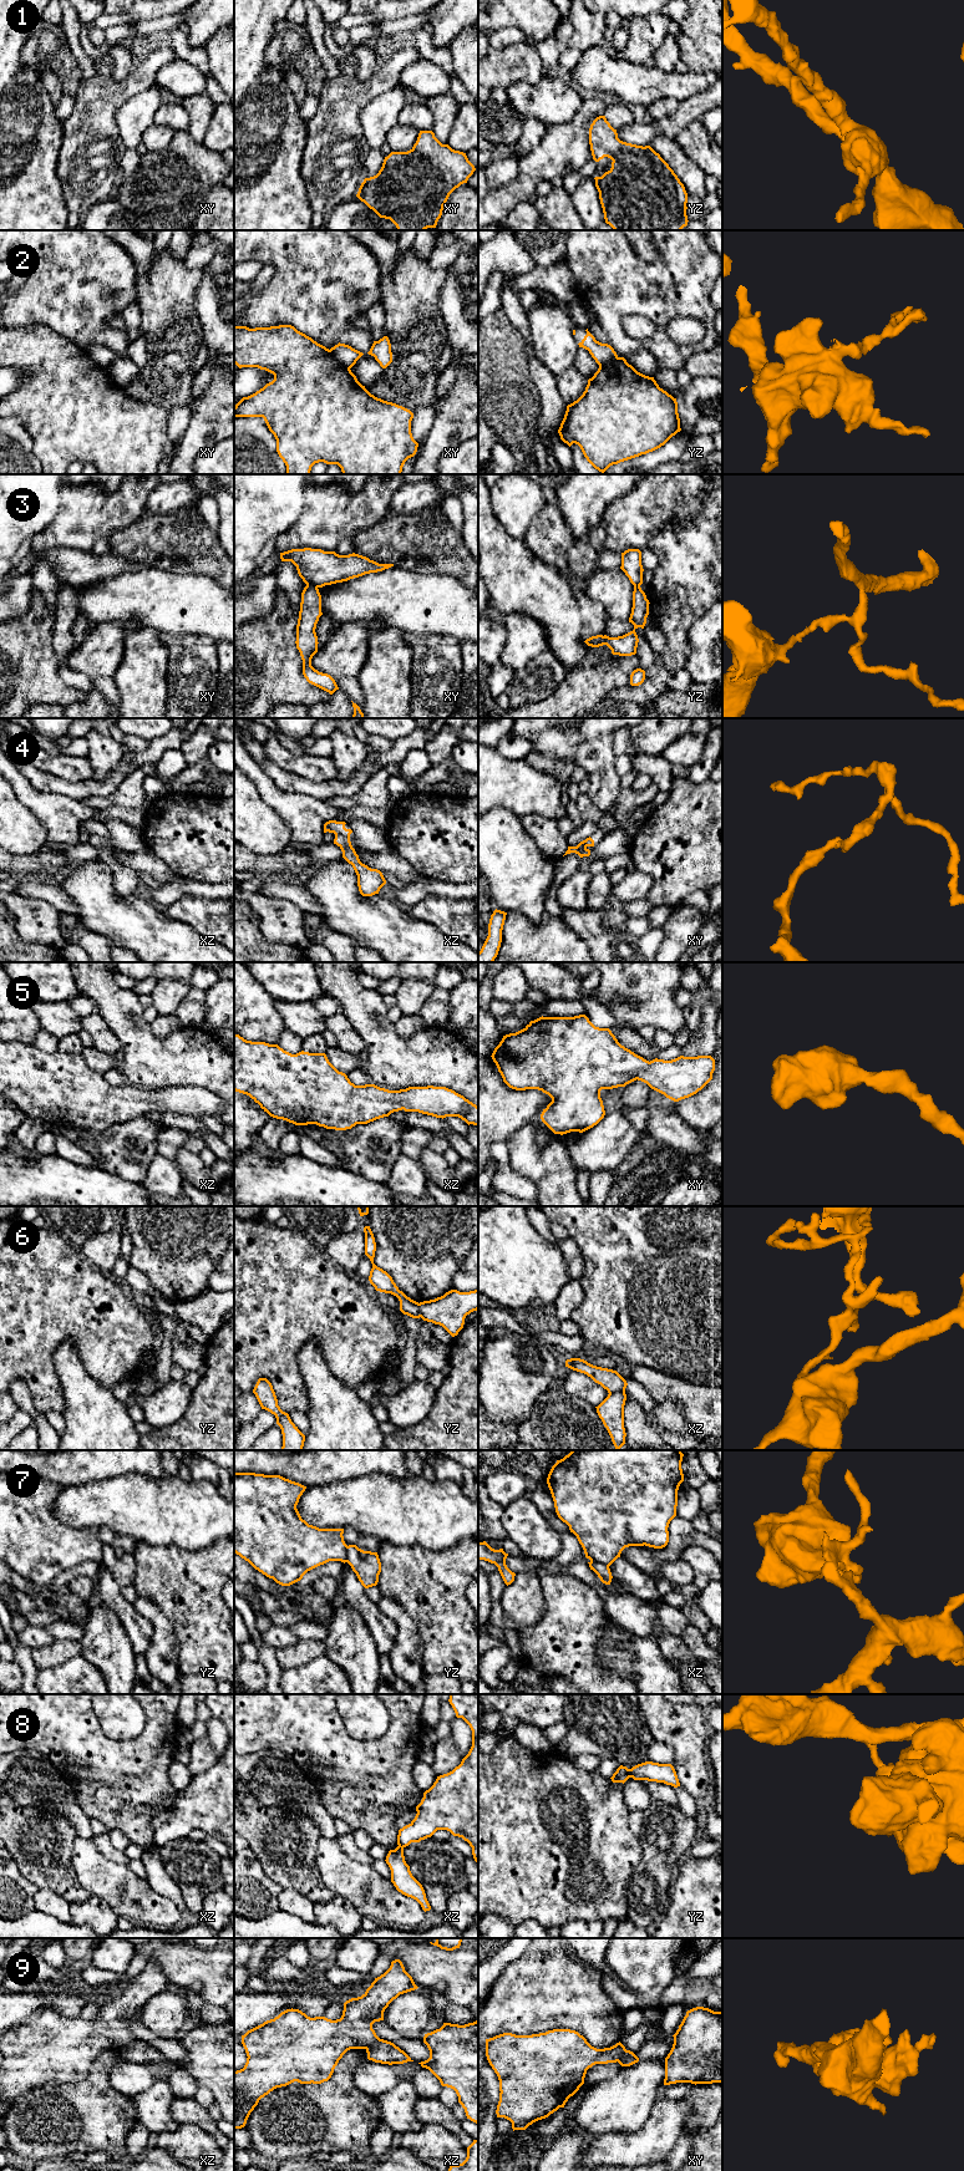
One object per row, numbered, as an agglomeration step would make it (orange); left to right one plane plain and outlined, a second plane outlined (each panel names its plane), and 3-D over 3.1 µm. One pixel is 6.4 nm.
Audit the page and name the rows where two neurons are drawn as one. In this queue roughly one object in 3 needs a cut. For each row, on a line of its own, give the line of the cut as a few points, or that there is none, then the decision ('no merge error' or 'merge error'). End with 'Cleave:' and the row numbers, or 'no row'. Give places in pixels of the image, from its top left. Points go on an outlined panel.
1: no cut | no merge error
2: xy (329, 350), (340, 364), (349, 369) | merge error
3: xy (307, 584), (313, 584), (316, 588) | merge error
4: xz (335, 834), (341, 834), (349, 839) | merge error
5: no cut | no merge error
6: xz (624, 1389), (609, 1393) | merge error
7: xz (590, 1560), (608, 1566) | merge error
8: yz (629, 1769), (630, 1777) | merge error
9: xz (380, 2039), (366, 2049) | merge error
Cleave: 2, 3, 4, 6, 7, 8, 9

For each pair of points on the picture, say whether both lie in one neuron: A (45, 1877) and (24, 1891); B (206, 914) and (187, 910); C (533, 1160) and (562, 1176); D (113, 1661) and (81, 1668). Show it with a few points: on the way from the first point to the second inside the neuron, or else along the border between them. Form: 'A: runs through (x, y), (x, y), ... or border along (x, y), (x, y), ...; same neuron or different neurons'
A: border along (15, 1862), (19, 1871), (39, 1889); different neurons
B: runs through (201, 914), (192, 910); same neuron
C: runs through (541, 1164), (546, 1165), (554, 1174); same neuron
D: border along (81, 1655), (100, 1671), (105, 1681); different neurons

